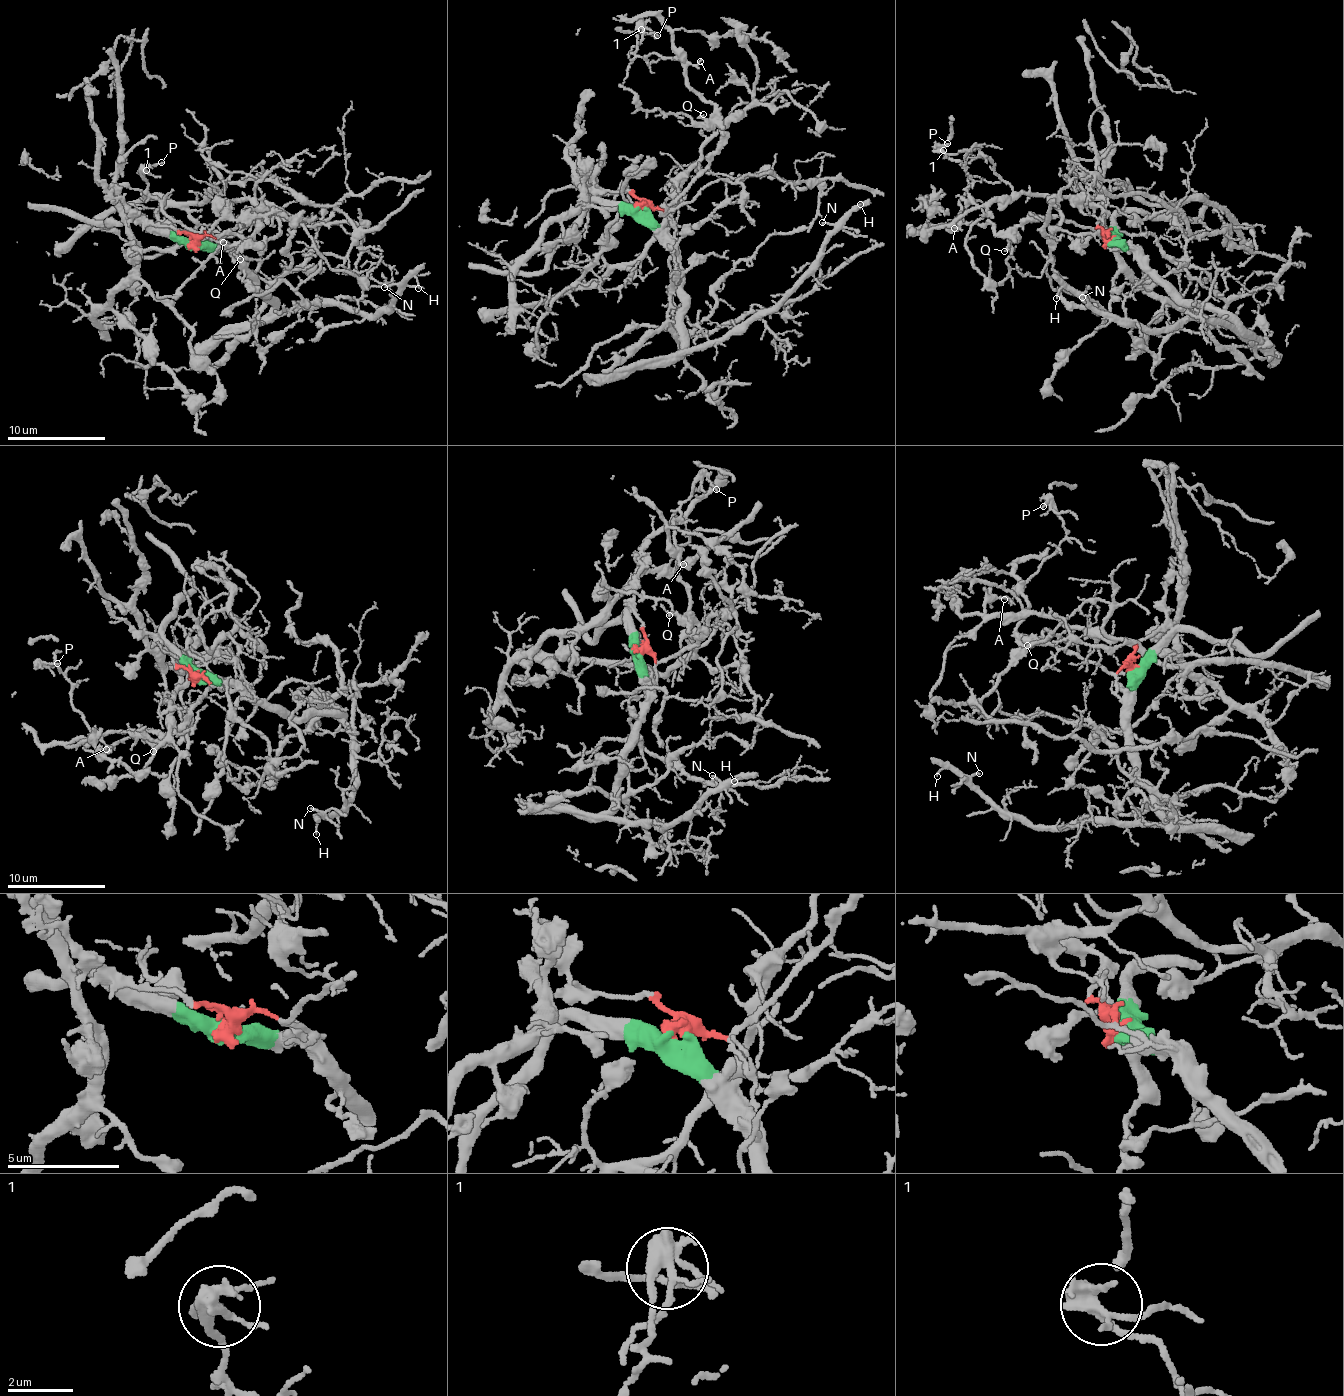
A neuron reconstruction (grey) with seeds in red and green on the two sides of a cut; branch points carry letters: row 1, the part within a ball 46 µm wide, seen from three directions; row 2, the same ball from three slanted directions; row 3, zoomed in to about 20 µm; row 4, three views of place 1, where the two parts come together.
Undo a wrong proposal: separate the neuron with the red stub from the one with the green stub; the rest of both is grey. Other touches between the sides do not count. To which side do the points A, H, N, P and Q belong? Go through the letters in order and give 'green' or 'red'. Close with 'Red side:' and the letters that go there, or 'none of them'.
A: red
H: green
N: green
P: red
Q: red
Red side: A, P, Q

